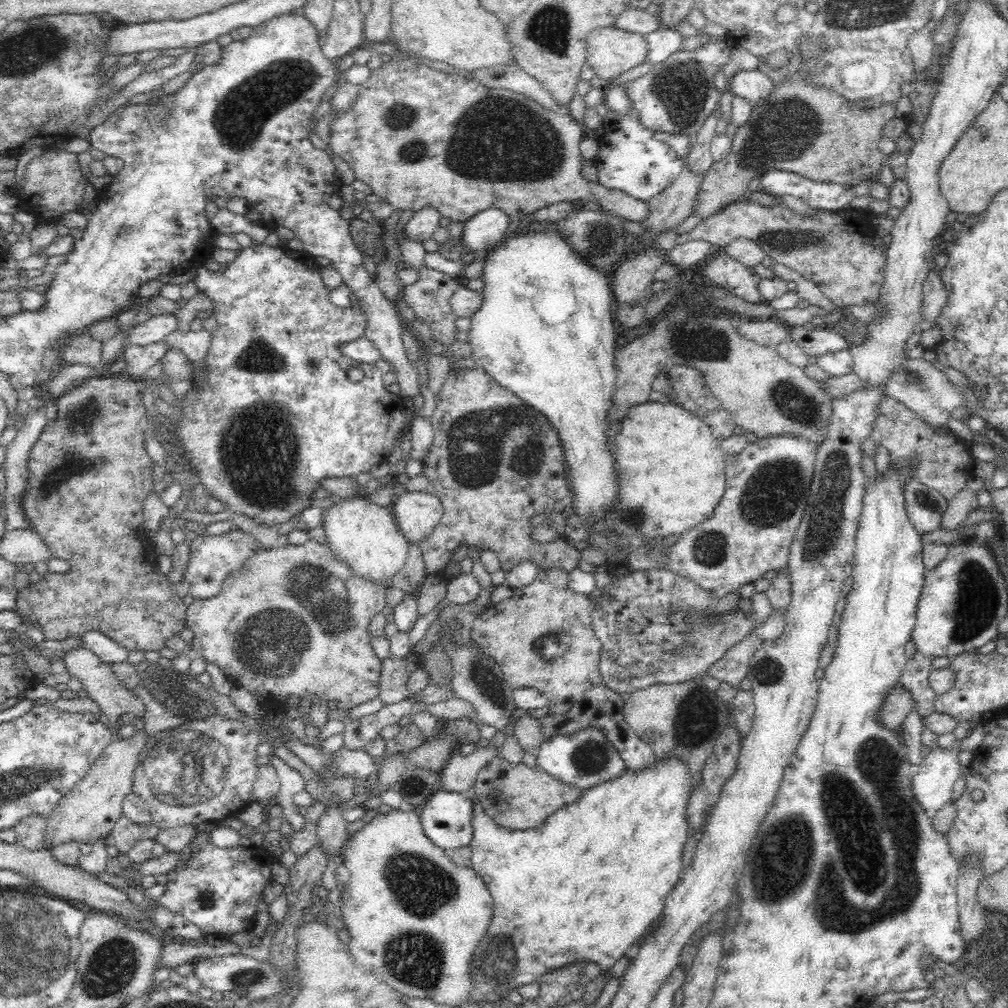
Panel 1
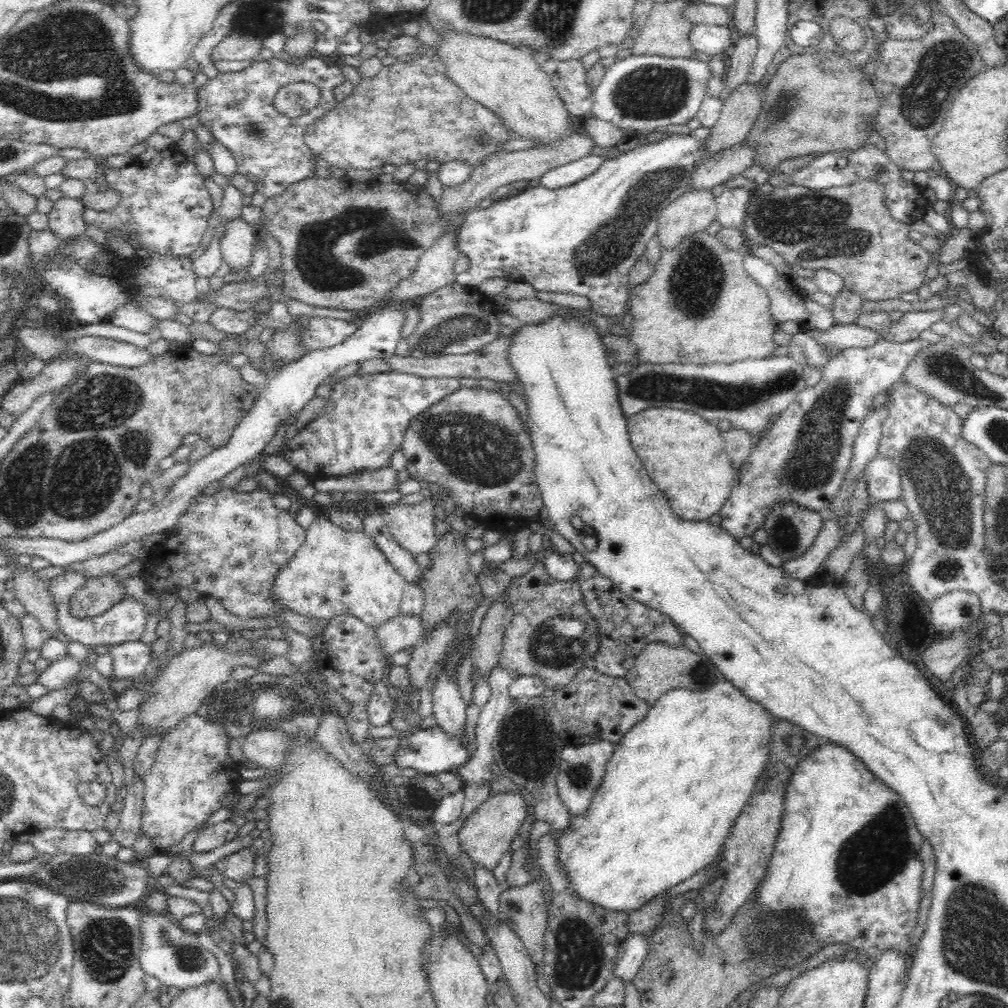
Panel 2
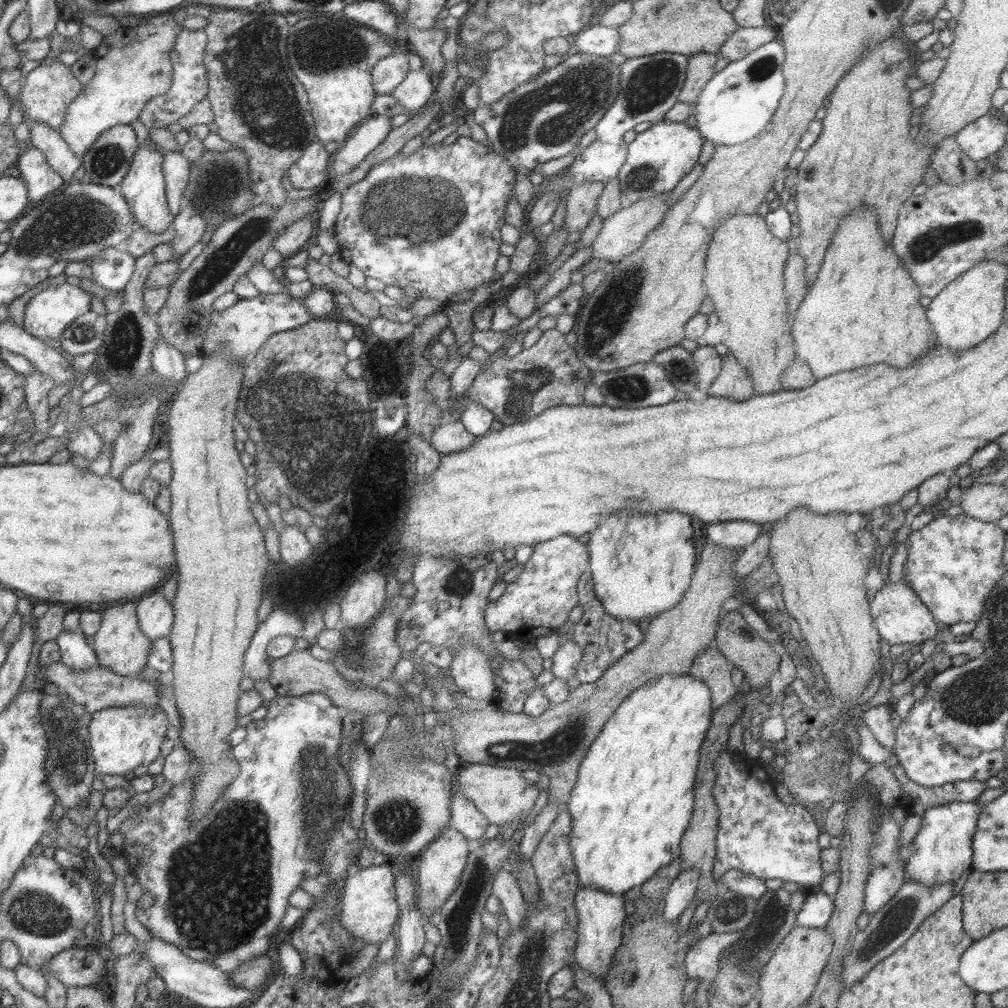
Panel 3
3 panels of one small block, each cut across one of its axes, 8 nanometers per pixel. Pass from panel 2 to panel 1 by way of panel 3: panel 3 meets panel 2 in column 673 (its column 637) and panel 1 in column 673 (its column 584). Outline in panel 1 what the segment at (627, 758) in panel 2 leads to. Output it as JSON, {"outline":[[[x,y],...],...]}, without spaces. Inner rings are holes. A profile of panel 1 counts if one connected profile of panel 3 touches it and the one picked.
{"outline":[[[665,757],[655,761],[653,766],[645,770],[632,771],[628,768],[618,778],[606,780],[584,790],[576,801],[570,802],[549,814],[540,826],[526,830],[512,830],[505,826],[498,826],[490,818],[480,801],[475,795],[475,789],[470,788],[465,794],[472,801],[472,840],[471,847],[471,866],[474,872],[484,881],[488,892],[493,899],[493,917],[489,924],[485,937],[481,940],[475,950],[473,961],[471,962],[471,974],[475,980],[475,989],[469,996],[472,1002],[488,1000],[498,1007],[498,1000],[506,997],[510,988],[516,989],[522,984],[530,984],[539,978],[541,974],[548,970],[566,966],[568,962],[576,960],[591,960],[601,966],[601,970],[612,969],[616,960],[620,956],[630,952],[639,939],[647,932],[648,928],[660,917],[665,900],[674,885],[679,881],[685,868],[682,863],[682,851],[688,837],[690,836],[687,821],[687,804],[693,791],[693,776],[691,775],[690,765],[680,761],[676,757]]]}

